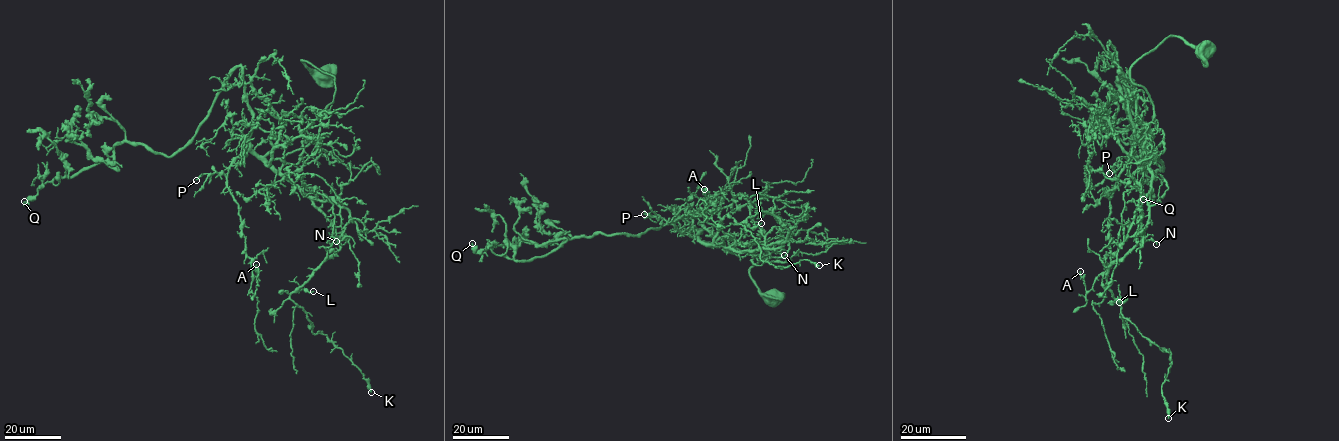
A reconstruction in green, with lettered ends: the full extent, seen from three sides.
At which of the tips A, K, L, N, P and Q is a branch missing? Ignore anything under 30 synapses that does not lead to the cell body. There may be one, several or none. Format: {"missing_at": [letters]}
{"missing_at": []}

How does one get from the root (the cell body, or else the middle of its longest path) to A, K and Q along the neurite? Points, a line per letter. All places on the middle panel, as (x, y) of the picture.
A: (775, 297), (749, 272), (783, 233), (768, 252), (748, 252), (703, 245), (675, 227), (699, 214), (704, 189)
K: (775, 297), (749, 272), (783, 233), (727, 249), (788, 230), (739, 223), (761, 260), (819, 265)
Q: (775, 297), (749, 272), (783, 233), (768, 252), (707, 245), (690, 213), (527, 260), (472, 243)

